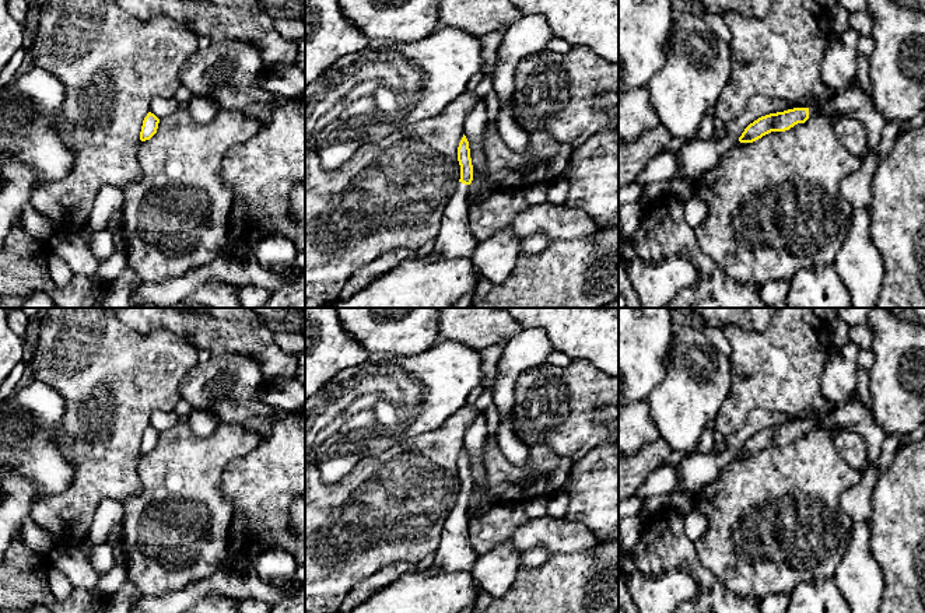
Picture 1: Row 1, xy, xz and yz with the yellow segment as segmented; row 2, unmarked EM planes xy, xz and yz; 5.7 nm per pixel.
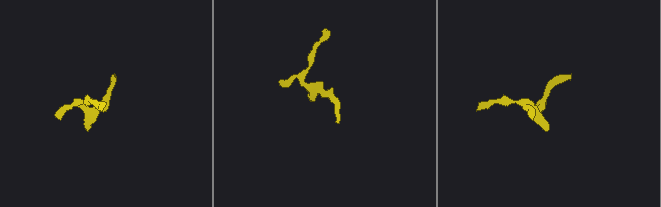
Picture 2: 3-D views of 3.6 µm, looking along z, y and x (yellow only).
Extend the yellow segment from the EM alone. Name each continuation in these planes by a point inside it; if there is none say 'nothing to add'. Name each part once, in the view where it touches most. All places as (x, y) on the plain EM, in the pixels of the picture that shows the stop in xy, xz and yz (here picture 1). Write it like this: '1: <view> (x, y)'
1: xz (454, 553)

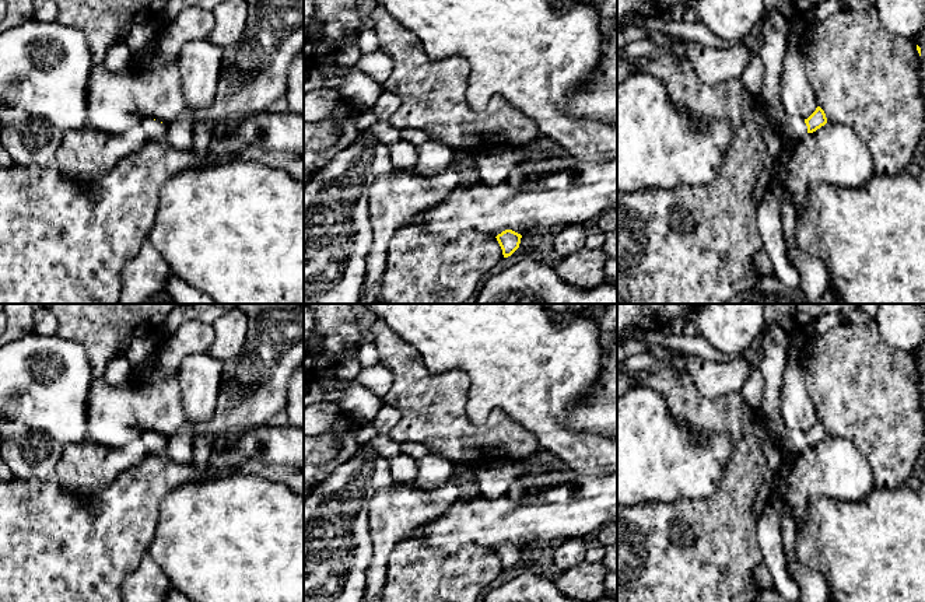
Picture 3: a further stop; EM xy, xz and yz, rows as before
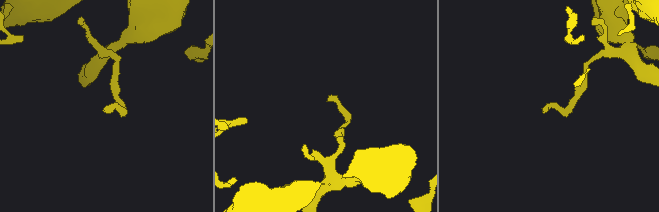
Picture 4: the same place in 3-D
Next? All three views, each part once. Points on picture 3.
1: yz (774, 343)

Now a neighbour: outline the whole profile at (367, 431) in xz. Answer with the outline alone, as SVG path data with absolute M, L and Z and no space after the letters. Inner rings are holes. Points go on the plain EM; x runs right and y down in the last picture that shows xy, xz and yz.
M372 421L362 423L360 430L357 431L357 441L360 445L364 445L376 435L378 430Z

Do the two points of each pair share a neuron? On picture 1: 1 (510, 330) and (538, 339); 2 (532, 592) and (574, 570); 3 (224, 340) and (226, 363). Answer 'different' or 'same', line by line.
1: different
2: same
3: different

